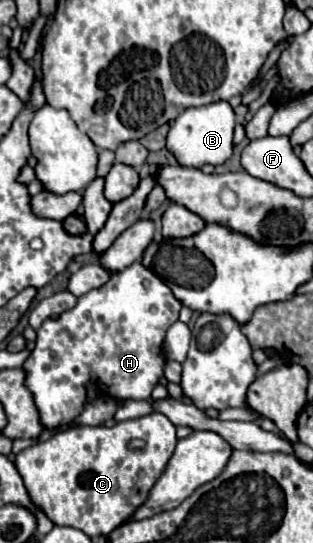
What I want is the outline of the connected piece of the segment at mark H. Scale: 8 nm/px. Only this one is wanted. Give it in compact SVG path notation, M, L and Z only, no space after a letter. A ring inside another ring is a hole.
M133 262L125 270L111 276L107 284L97 290L83 294L75 308L63 312L57 320L45 320L37 330L37 342L31 358L23 364L27 370L27 386L33 392L35 406L39 408L41 422L45 428L63 426L67 428L85 406L85 384L95 382L103 394L115 400L149 400L151 390L163 376L165 356L161 350L165 332L179 320L181 302L173 298L173 292L153 270Z

